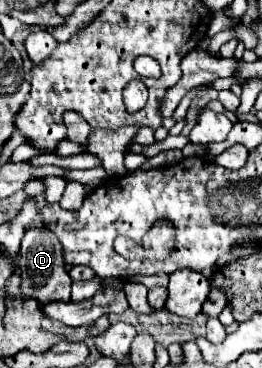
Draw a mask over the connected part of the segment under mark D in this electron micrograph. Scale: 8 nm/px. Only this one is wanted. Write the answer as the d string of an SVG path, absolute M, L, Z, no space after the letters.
M30 227L24 233L18 265L20 265L20 275L22 275L22 285L20 285L22 297L36 299L42 305L50 301L70 301L72 279L66 271L64 249L60 247L60 241L56 239L56 235L48 231L48 227Z

